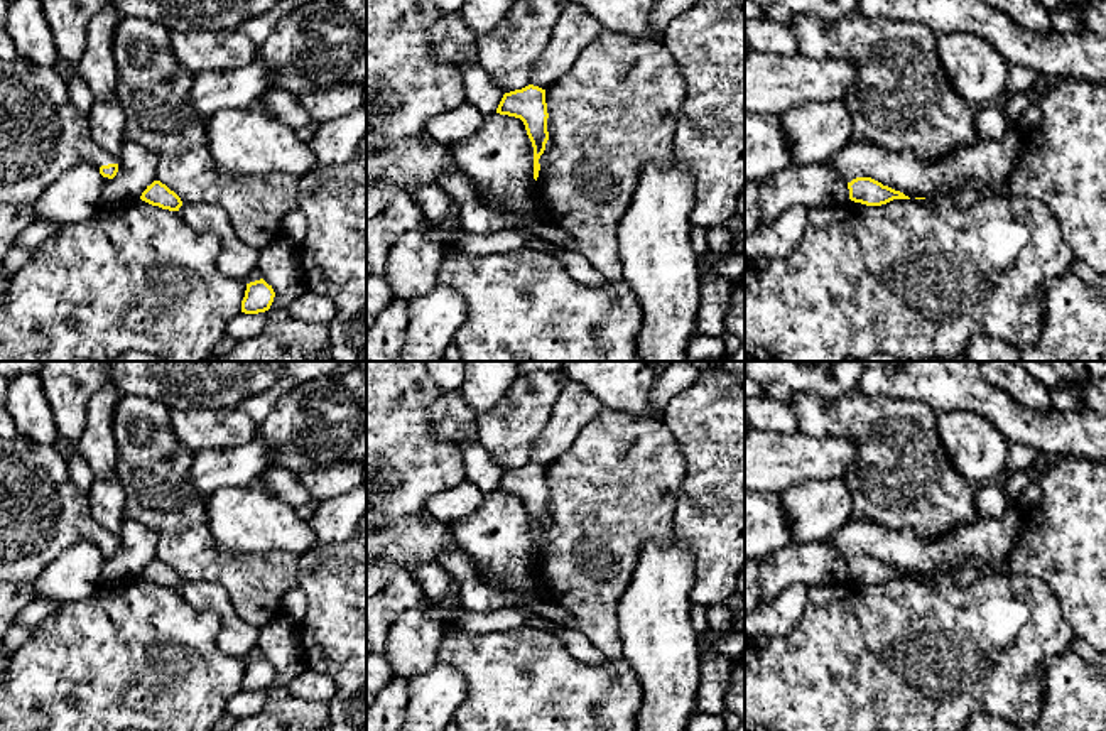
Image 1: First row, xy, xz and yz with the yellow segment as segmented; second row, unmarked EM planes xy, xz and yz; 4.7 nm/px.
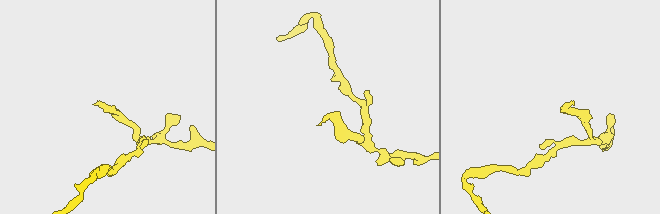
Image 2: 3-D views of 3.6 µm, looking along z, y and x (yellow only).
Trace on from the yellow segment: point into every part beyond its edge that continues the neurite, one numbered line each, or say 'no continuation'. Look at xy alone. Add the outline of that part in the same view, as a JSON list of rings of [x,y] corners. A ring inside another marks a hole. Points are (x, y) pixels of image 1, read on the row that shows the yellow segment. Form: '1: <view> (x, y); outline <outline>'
1: xy (43, 134); outline [[[24,57],[0,59],[0,204],[29,206],[71,167],[89,162],[118,164],[93,138],[84,116],[69,100],[57,68]]]

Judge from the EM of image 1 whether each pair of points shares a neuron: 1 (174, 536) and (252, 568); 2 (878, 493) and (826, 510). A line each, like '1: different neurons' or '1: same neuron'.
1: same neuron
2: different neurons

